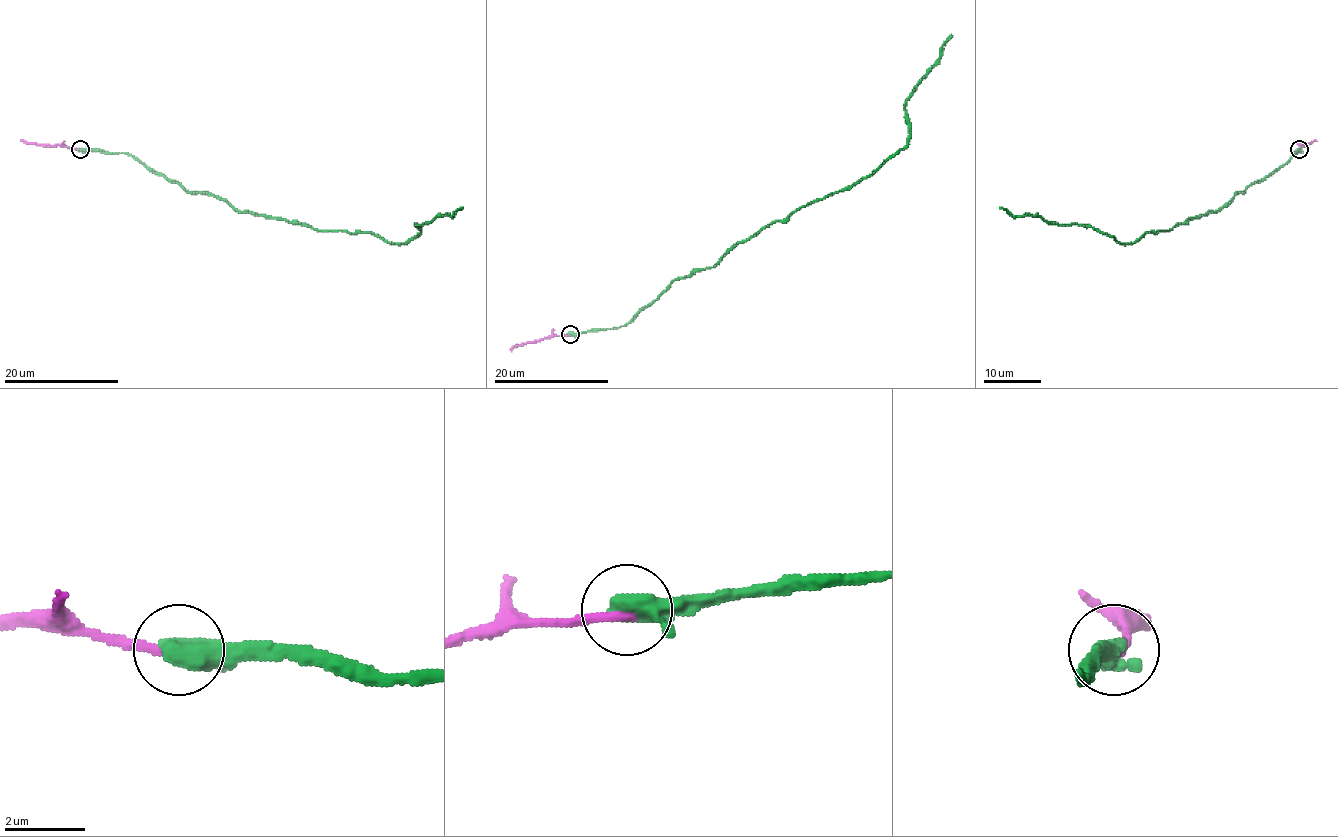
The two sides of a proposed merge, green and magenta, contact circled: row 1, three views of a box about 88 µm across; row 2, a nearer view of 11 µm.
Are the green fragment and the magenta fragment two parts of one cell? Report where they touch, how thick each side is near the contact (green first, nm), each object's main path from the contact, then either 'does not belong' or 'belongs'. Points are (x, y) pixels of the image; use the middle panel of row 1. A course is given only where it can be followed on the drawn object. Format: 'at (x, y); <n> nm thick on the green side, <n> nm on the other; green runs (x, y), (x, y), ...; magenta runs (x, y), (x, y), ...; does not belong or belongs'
at (570, 334); 480 nm thick on the green side, 280 nm on the other; green runs (570, 334), (626, 326), (674, 280), (713, 267), (898, 152), (909, 127), (905, 101), (951, 34); magenta runs (570, 334), (516, 344), (510, 350); belongs

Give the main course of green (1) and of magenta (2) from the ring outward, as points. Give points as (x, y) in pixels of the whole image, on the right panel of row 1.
1: (1300, 150), (1215, 211), (1132, 243), (999, 207)
2: (1300, 150), (1315, 140)

